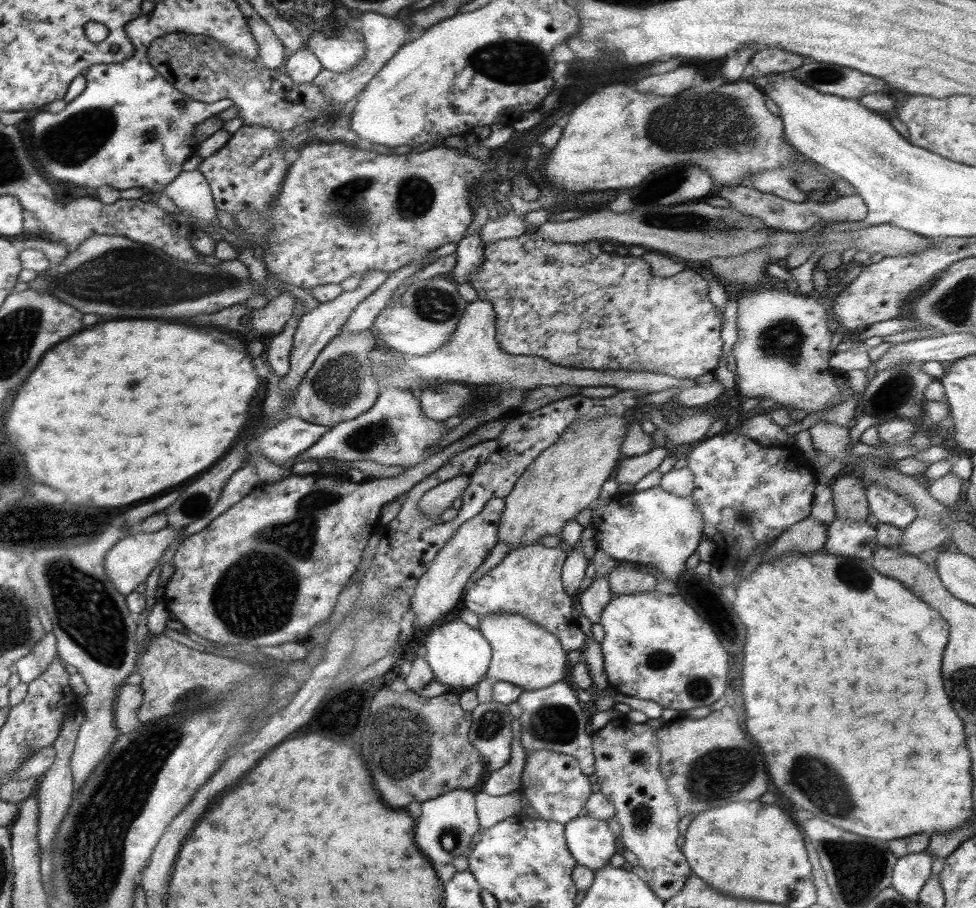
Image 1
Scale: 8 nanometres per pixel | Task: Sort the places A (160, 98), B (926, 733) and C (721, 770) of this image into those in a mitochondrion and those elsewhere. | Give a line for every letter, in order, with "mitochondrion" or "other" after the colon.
A: other
B: other
C: mitochondrion

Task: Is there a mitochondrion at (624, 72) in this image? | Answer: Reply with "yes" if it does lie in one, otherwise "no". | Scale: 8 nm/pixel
no

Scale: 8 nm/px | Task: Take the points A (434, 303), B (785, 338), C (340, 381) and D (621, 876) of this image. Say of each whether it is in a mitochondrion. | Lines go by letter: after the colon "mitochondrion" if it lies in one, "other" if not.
A: mitochondrion
B: mitochondrion
C: mitochondrion
D: other

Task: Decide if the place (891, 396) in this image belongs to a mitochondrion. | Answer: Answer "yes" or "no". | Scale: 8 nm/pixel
yes

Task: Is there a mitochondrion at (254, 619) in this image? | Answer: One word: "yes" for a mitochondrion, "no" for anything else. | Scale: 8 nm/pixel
yes

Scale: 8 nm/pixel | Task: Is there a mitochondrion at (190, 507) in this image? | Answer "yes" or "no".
yes

